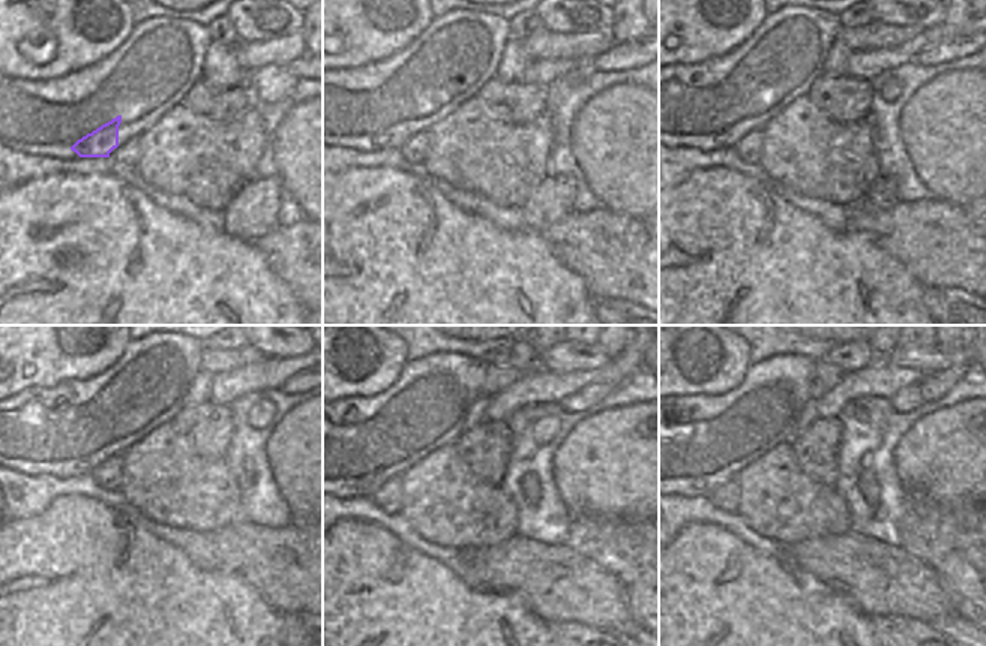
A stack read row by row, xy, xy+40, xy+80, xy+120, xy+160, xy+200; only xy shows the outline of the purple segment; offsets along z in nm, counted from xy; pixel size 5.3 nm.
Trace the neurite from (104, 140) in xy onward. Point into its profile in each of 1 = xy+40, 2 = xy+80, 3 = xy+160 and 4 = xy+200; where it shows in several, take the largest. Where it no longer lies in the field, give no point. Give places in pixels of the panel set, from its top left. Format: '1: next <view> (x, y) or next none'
1: next xy+40 (414, 150)
2: next xy+80 (749, 149)
3: next xy+160 (390, 496)
4: next xy+200 (727, 496)

